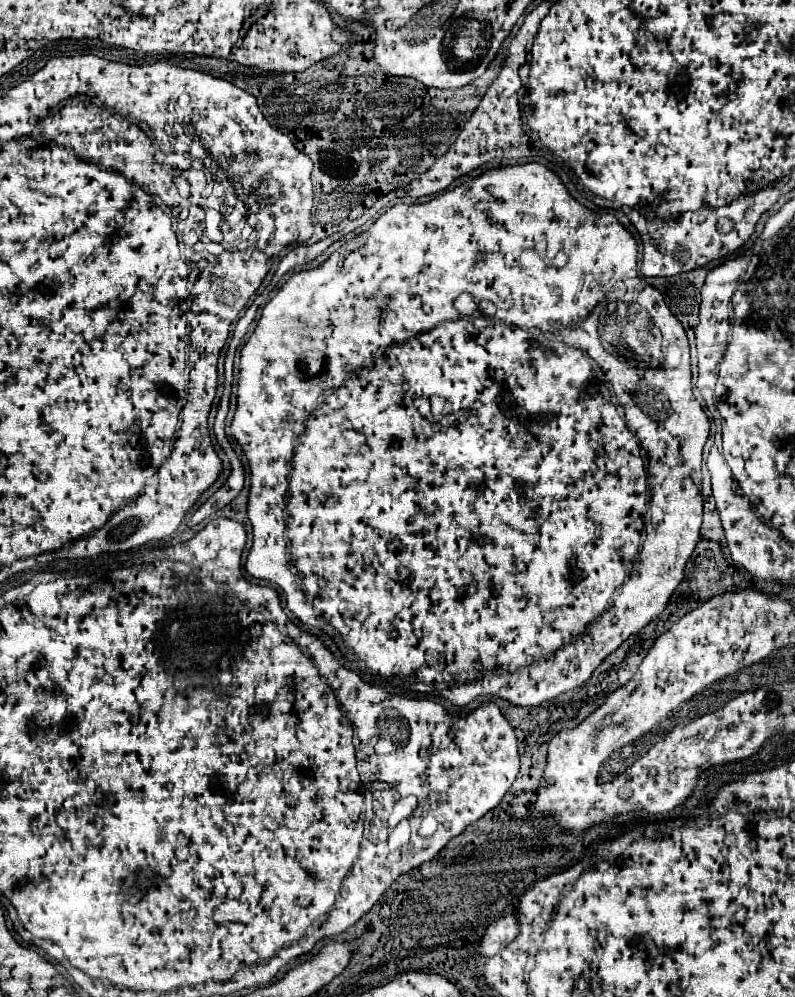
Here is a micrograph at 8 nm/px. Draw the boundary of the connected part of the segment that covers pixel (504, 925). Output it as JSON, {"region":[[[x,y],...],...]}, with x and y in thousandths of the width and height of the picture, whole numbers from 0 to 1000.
{"region":[[[631,919],[626,923],[621,923],[614,931],[609,941],[604,943],[604,955],[606,959],[616,961],[621,957],[626,957],[631,951],[636,951],[636,947],[642,947],[649,939],[654,937],[654,925],[649,919]]]}

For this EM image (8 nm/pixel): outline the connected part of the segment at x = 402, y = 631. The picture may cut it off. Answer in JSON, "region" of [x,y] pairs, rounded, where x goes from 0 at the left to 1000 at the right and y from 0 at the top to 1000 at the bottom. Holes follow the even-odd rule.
{"region":[[[667,162],[614,171],[533,205],[498,205],[463,231],[443,237],[438,245],[418,253],[400,269],[367,275],[350,295],[332,307],[330,319],[302,355],[299,401],[289,431],[314,467],[312,522],[319,532],[319,542],[309,560],[309,574],[319,580],[350,586],[360,600],[360,610],[382,628],[403,630],[423,646],[430,644],[438,652],[435,658],[453,662],[463,676],[501,680],[506,686],[531,686],[521,688],[521,694],[551,696],[571,704],[574,710],[589,708],[601,698],[626,698],[647,708],[672,710],[714,692],[735,688],[737,680],[745,678],[765,656],[835,614],[845,594],[860,580],[860,568],[881,542],[883,526],[881,469],[893,423],[870,397],[863,331],[838,307],[830,291],[803,279],[800,249],[797,237],[775,221],[775,217],[735,209],[714,195],[699,173]],[[581,293],[591,293],[599,303],[621,303],[626,319],[579,319],[571,303]],[[775,301],[803,303],[818,313],[818,317],[823,317],[825,327],[848,327],[848,335],[840,335],[848,337],[848,341],[838,347],[805,347],[805,351],[818,351],[815,359],[797,355],[797,361],[795,355],[790,355],[792,347],[785,351],[782,347],[757,347],[752,341],[755,311]],[[762,381],[770,383],[770,393],[787,413],[787,423],[775,411]],[[800,439],[815,457],[815,485],[810,459],[803,453]],[[815,489],[818,526],[811,529]]]}

